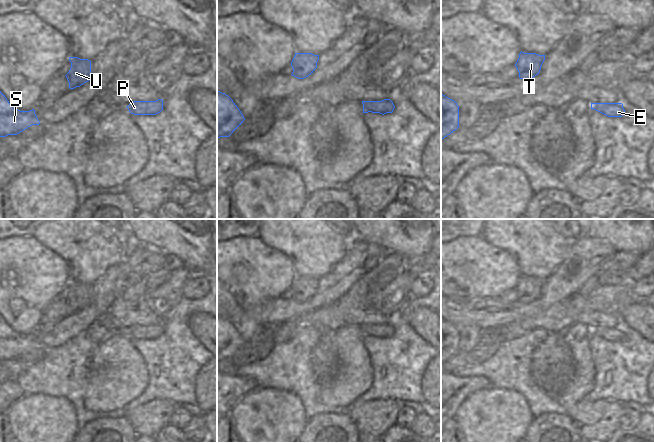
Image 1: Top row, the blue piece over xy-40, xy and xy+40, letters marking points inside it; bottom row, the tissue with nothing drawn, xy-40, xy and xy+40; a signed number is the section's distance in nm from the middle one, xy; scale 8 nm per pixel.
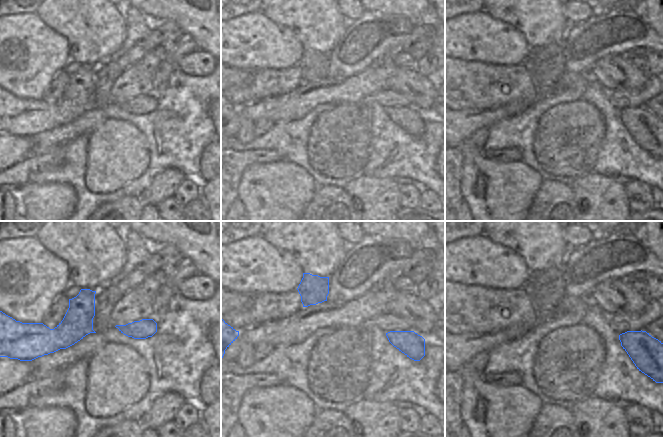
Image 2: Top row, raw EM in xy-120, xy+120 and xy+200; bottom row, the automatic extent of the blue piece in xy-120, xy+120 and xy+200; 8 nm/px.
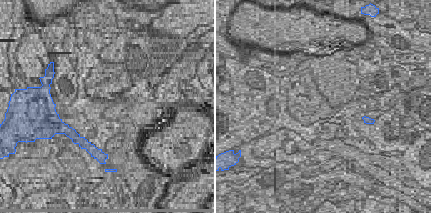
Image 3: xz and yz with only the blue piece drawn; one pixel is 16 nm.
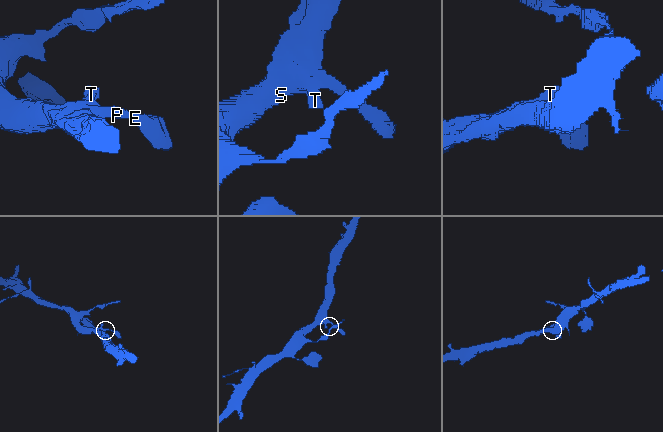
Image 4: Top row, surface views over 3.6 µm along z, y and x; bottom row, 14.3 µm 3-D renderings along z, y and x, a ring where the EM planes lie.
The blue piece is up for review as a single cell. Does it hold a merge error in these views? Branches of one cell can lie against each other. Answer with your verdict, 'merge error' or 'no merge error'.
no merge error

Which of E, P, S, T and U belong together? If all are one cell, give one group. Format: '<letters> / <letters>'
E P S T U

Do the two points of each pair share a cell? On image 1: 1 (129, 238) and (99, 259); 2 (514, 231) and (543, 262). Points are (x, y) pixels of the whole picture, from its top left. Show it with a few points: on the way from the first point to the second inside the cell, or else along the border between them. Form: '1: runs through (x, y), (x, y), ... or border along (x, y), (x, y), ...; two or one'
1: border along (122, 229), (122, 249), (124, 251); two
2: runs through (519, 238), (535, 254); one

